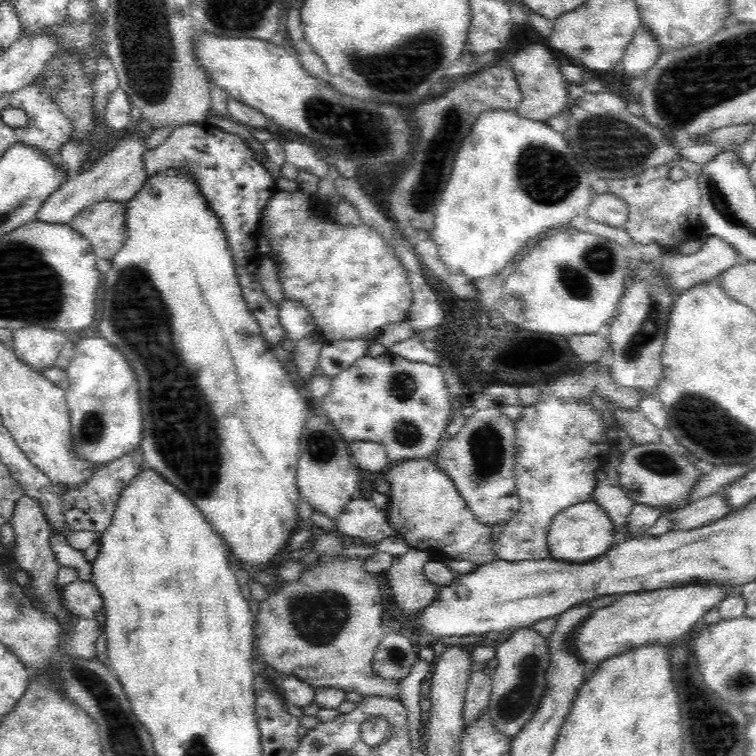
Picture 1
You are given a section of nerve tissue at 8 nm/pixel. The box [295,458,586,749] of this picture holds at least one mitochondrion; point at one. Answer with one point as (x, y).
(510, 706)

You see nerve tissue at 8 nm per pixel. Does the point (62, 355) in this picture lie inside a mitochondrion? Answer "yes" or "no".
no

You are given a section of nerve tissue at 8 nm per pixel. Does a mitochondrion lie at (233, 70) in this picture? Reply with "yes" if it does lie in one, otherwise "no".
no

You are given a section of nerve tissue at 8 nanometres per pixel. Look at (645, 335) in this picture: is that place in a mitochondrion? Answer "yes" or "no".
yes

